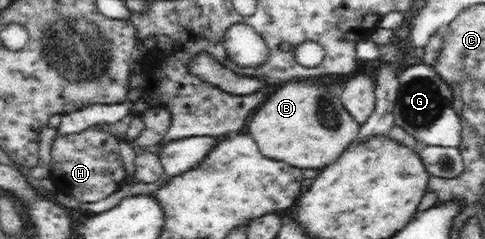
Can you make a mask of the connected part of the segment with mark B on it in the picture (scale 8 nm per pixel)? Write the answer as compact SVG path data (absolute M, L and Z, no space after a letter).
M294 79L283 87L275 87L265 99L265 103L255 111L249 121L249 135L257 142L259 151L269 159L285 161L299 169L323 169L331 165L359 137L361 124L355 122L351 114L341 104L339 94L331 92L319 81Z

